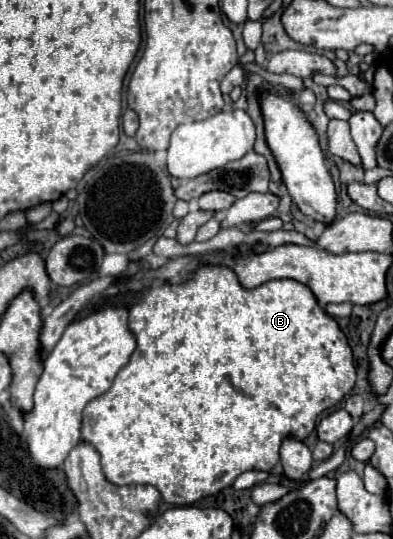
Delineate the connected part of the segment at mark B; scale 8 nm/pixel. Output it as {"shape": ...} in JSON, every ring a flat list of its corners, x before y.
{"shape":[[199,265,185,281,181,283,163,283,151,287,145,297,129,309,129,329,137,337,137,349,131,355,131,361,117,373,113,385,103,395,95,397,83,409,83,427,81,439,97,447,101,455,101,467,105,477,115,485,153,485,159,489,161,497,169,505,191,505,203,497,215,495,221,489,233,485,233,481,249,469,271,471,279,461,279,447,283,439,291,437,303,441,313,429,317,417,343,401,343,397,355,385,355,367,353,353,347,343,345,333,337,321,327,315,317,303,311,289,293,279,273,279,255,289,245,289,237,273,227,265]]}

